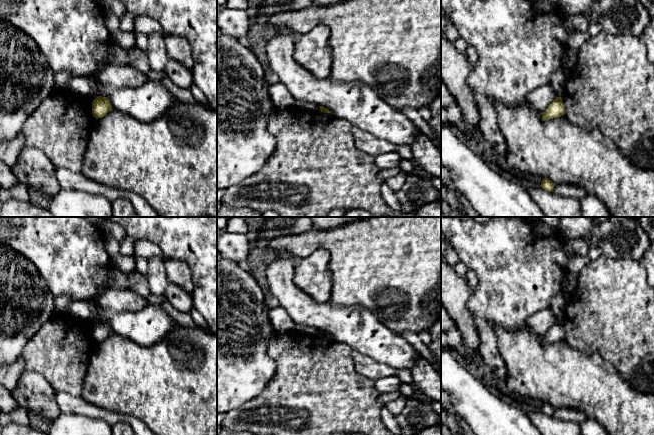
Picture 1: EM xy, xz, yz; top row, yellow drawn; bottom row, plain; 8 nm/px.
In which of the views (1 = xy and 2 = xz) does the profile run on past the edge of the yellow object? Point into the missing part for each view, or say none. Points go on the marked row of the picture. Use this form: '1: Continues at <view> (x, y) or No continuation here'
1: No continuation here
2: No continuation here

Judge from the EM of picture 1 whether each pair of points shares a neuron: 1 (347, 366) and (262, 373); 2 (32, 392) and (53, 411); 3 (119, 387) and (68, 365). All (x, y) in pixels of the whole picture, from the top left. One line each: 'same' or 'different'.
1: different
2: same
3: different

